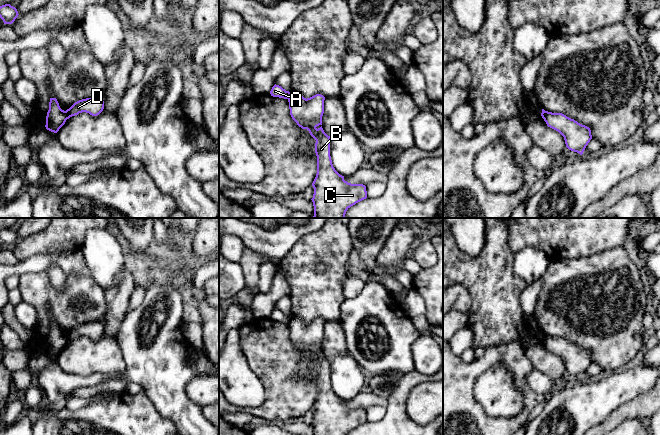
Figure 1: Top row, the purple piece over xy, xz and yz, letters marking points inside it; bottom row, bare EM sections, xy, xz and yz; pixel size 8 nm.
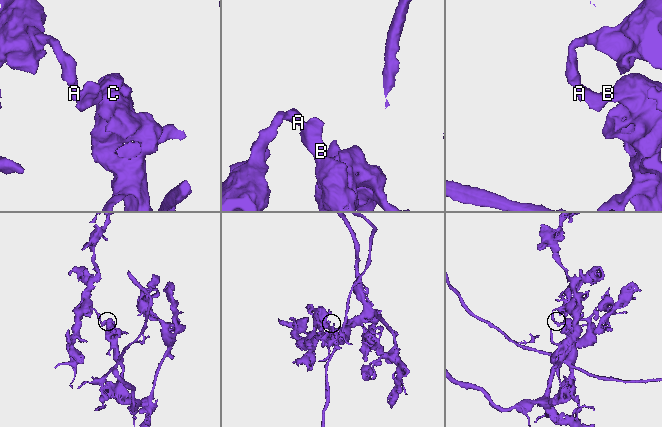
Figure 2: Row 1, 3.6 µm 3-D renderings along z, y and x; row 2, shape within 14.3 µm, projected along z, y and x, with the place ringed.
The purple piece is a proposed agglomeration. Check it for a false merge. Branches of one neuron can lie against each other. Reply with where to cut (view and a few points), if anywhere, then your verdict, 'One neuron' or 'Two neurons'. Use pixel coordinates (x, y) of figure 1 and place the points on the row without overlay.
Split along xy (65, 335), (67, 342). Two neurons

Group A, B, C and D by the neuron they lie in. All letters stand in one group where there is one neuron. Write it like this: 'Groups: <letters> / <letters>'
Groups: A / B C D

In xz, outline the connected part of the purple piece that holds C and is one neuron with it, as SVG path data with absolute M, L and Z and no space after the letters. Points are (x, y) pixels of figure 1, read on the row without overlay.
M291 316L288 323L290 339L302 353L307 353L310 359L316 364L315 377L317 380L317 398L312 407L314 412L311 423L314 435L347 435L351 430L367 422L366 410L363 408L351 408L344 404L333 391L330 380L330 360L322 352L322 340L324 337L325 321L316 318L310 322Z

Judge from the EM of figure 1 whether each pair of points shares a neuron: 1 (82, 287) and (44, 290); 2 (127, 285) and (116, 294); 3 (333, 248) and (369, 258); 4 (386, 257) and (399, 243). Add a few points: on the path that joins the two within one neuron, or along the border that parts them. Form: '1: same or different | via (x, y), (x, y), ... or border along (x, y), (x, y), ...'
1: same | via (73, 295), (53, 295)
2: same | via (124, 288), (119, 293)
3: different | border along (347, 228), (353, 248)
4: same | via (389, 254), (397, 246)

